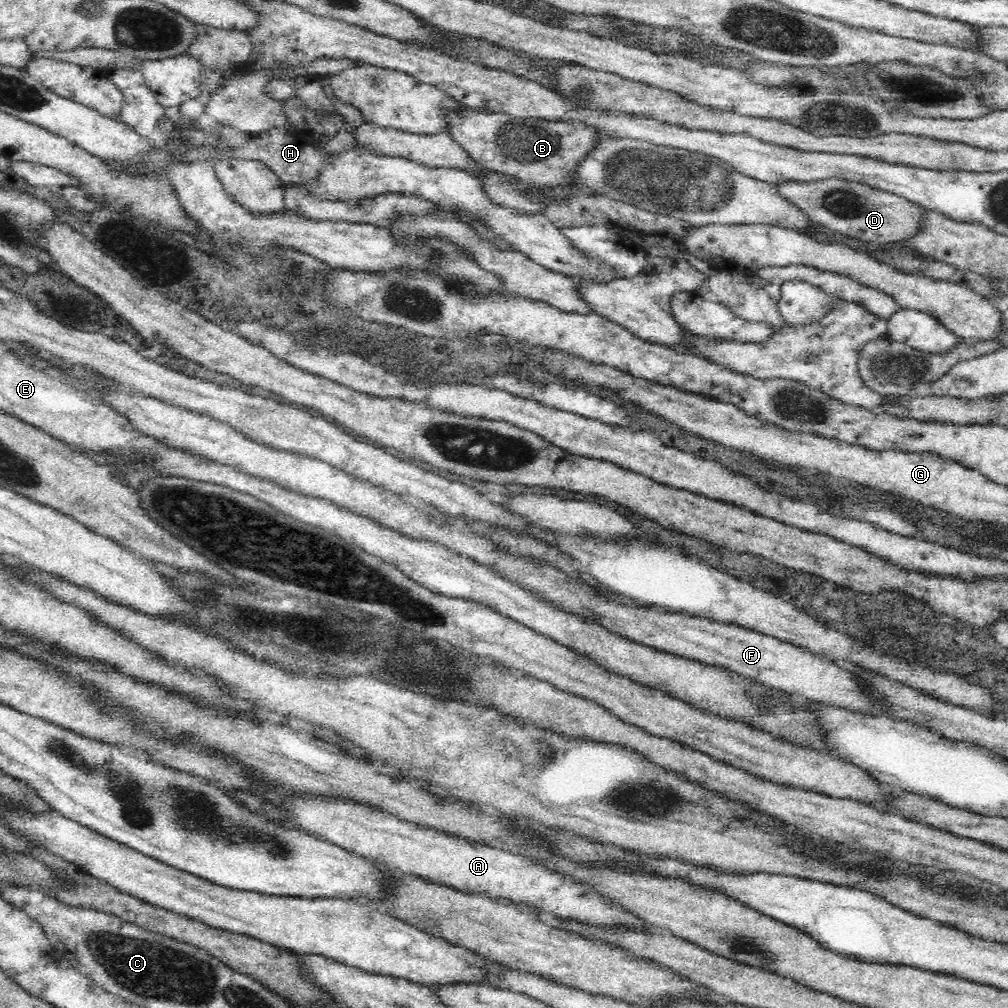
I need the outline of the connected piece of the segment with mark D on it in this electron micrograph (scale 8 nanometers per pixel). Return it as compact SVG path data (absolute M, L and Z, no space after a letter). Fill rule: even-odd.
M828 177L810 182L788 182L775 185L782 196L797 204L808 218L845 236L874 246L908 242L925 225L928 208L899 194L892 194L870 184Z

